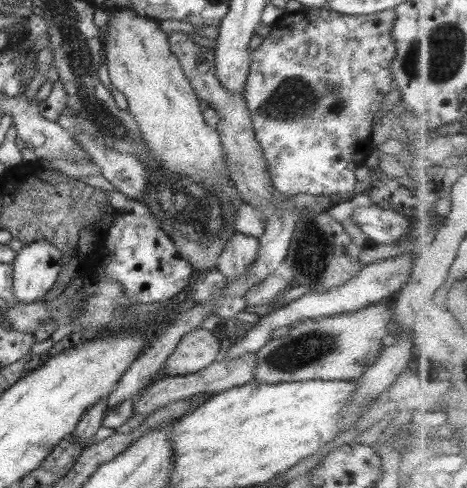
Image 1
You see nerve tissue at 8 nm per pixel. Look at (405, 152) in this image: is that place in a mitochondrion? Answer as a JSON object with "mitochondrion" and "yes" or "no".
{"mitochondrion":"no"}

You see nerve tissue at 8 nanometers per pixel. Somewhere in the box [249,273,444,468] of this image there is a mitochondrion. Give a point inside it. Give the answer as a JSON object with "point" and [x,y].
{"point":[311,346]}

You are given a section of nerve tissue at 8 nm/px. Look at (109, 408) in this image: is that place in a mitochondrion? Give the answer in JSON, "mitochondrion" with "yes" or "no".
{"mitochondrion":"no"}

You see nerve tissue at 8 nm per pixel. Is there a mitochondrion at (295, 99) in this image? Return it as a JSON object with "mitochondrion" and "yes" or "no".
{"mitochondrion":"yes"}

